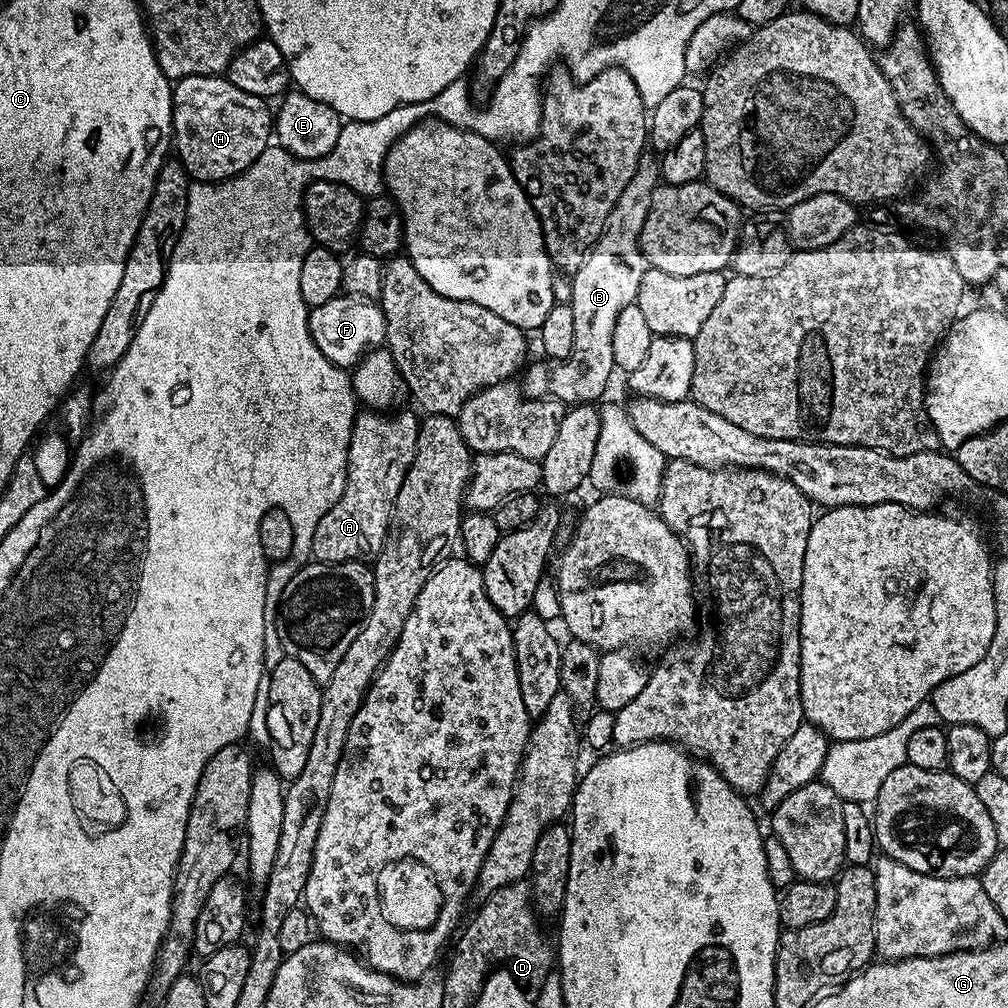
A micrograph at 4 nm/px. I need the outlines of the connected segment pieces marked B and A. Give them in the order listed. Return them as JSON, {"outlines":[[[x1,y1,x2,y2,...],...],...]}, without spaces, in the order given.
{"outlines":[[[651,155,640,157,630,182,626,182,626,190,622,190,618,202,614,202,614,210,610,210,610,218,606,218,602,234,584,253,582,266,571,273,574,344,569,356,565,360,551,361,548,376,540,376,540,368,536,364,529,363,523,369,522,391,530,400,561,400,566,406,595,405,604,396,602,394,608,388,612,372,617,371,612,345,614,326,618,322,618,314,622,314,626,306,635,304,638,282,642,282,642,274,650,267,640,248,640,235,658,187,658,160]],[[364,410,357,415,348,443,348,473,344,489,338,502,334,502,334,506,322,514,318,530,314,530,313,561,322,564,363,561,384,544,392,507,416,453,420,420,417,413,412,412,384,416,388,414,380,410]]]}

